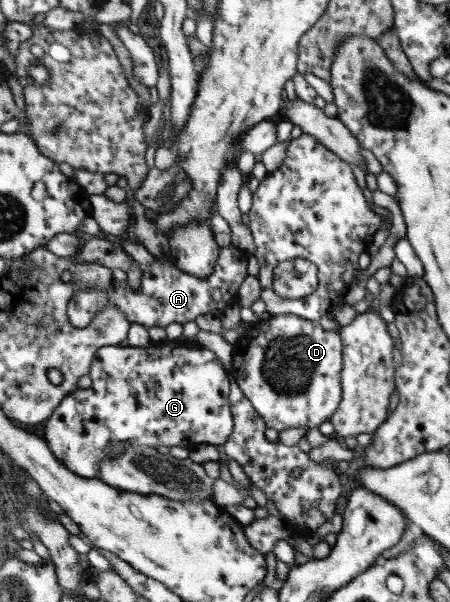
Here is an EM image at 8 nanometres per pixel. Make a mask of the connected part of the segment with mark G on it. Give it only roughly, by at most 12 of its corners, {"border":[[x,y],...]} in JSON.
{"border":[[168,341],[97,350],[44,440],[97,478],[125,443],[224,445],[232,373]]}

